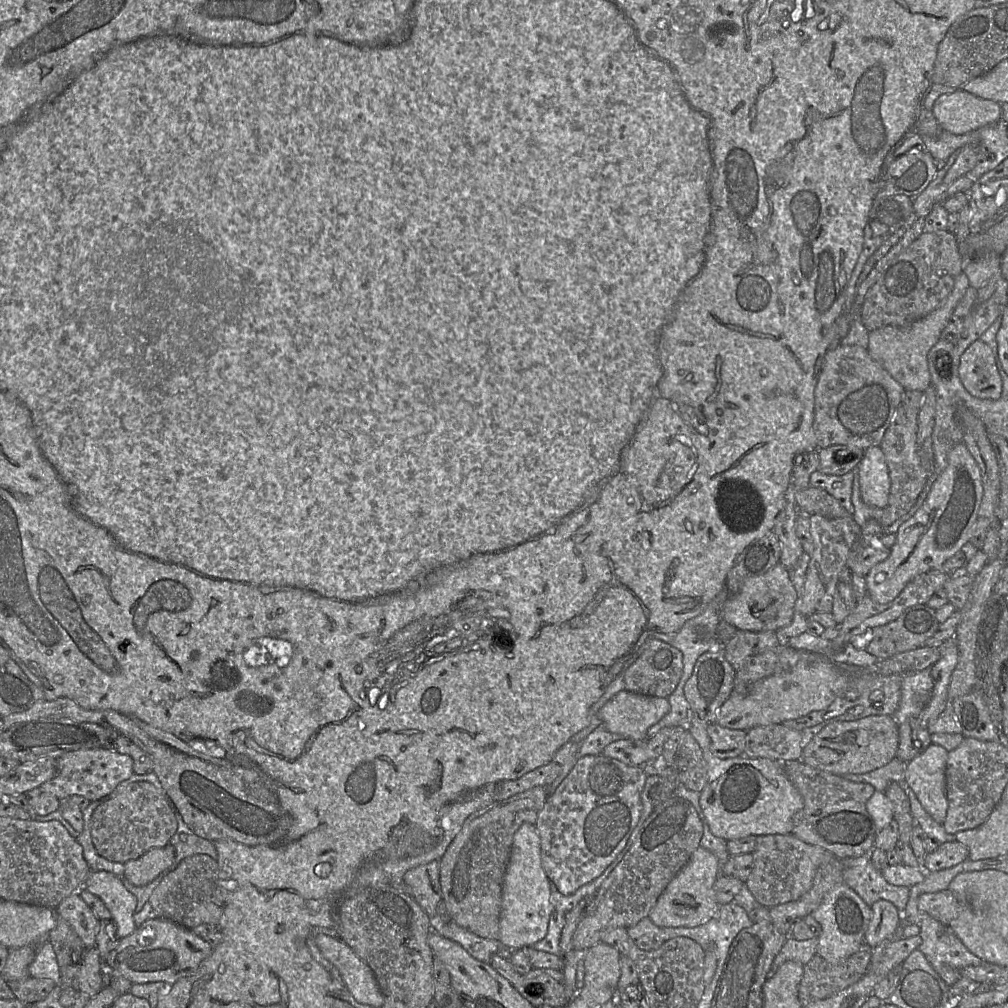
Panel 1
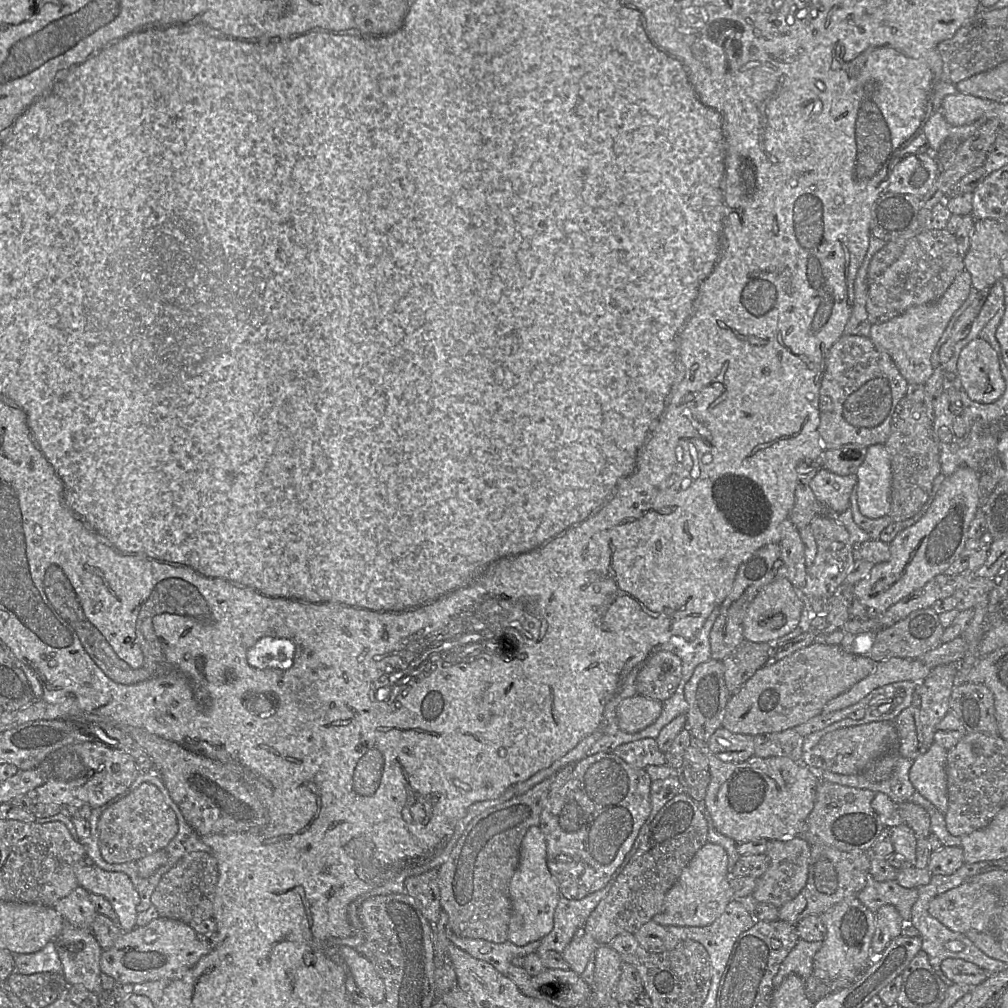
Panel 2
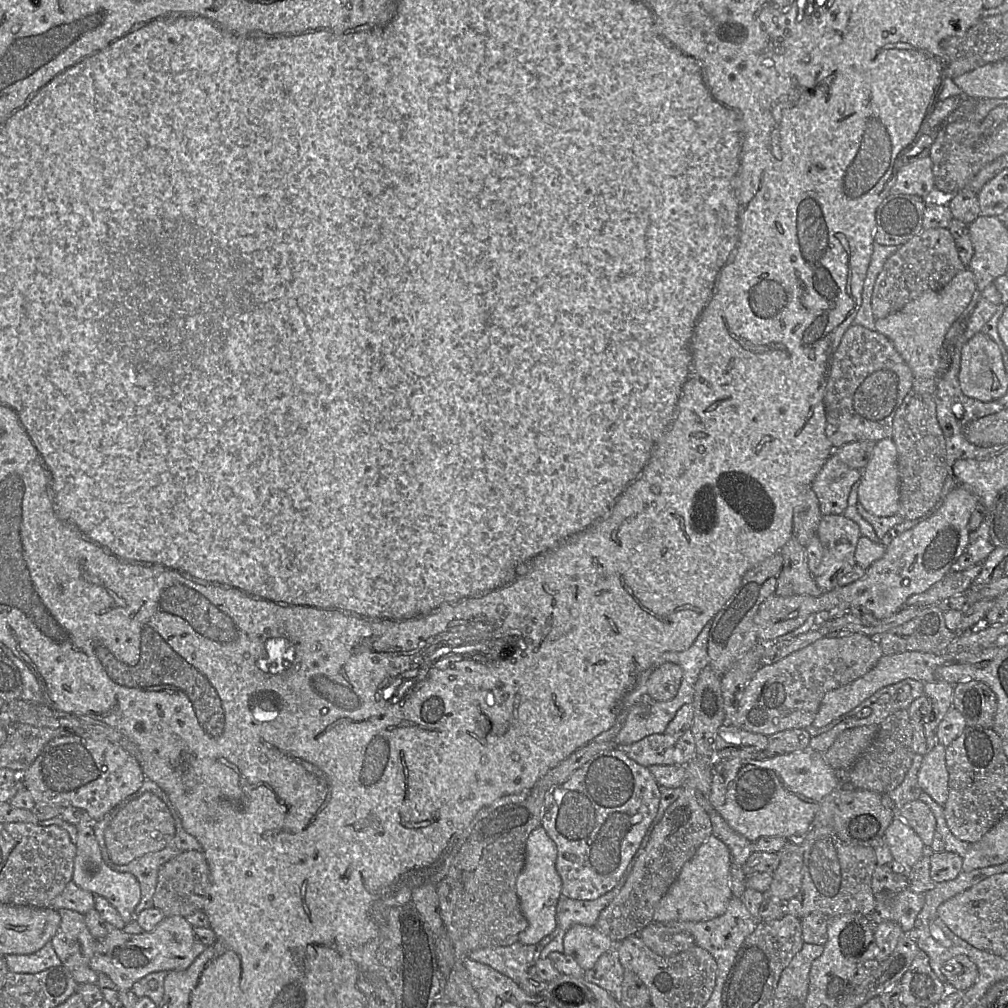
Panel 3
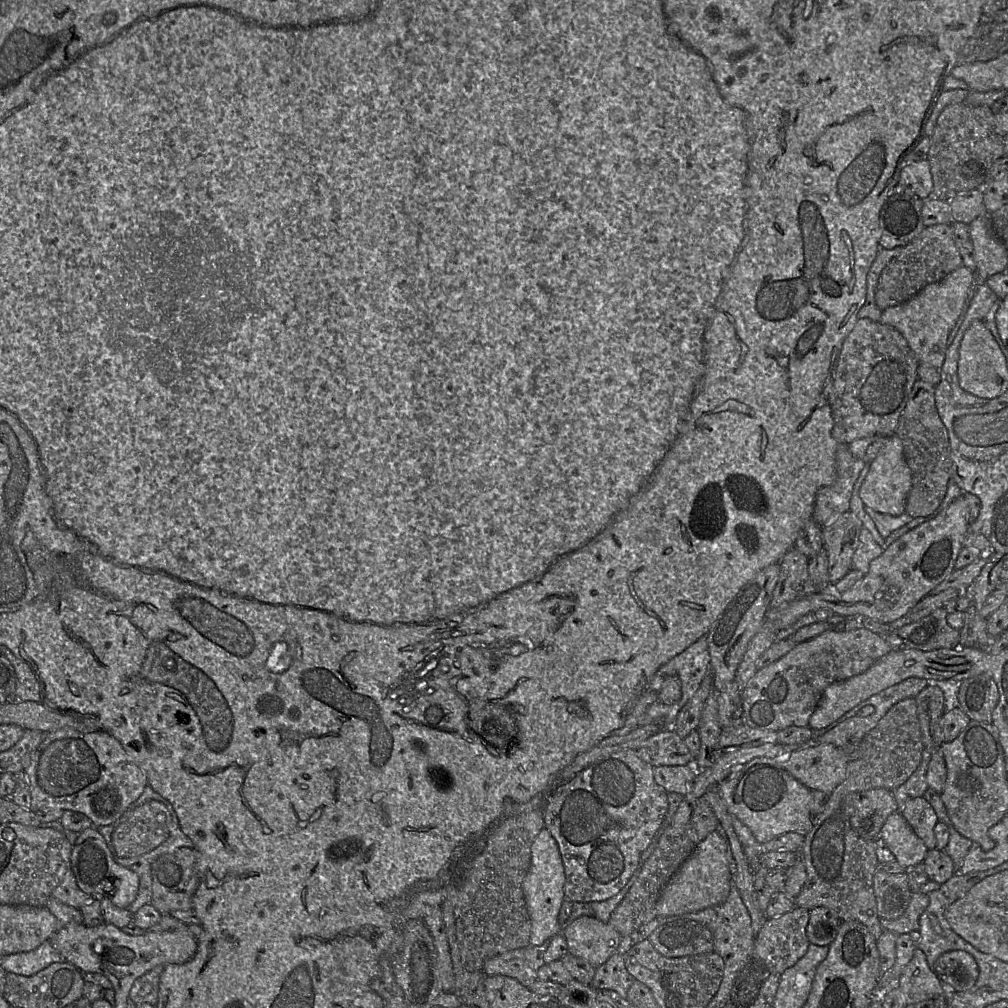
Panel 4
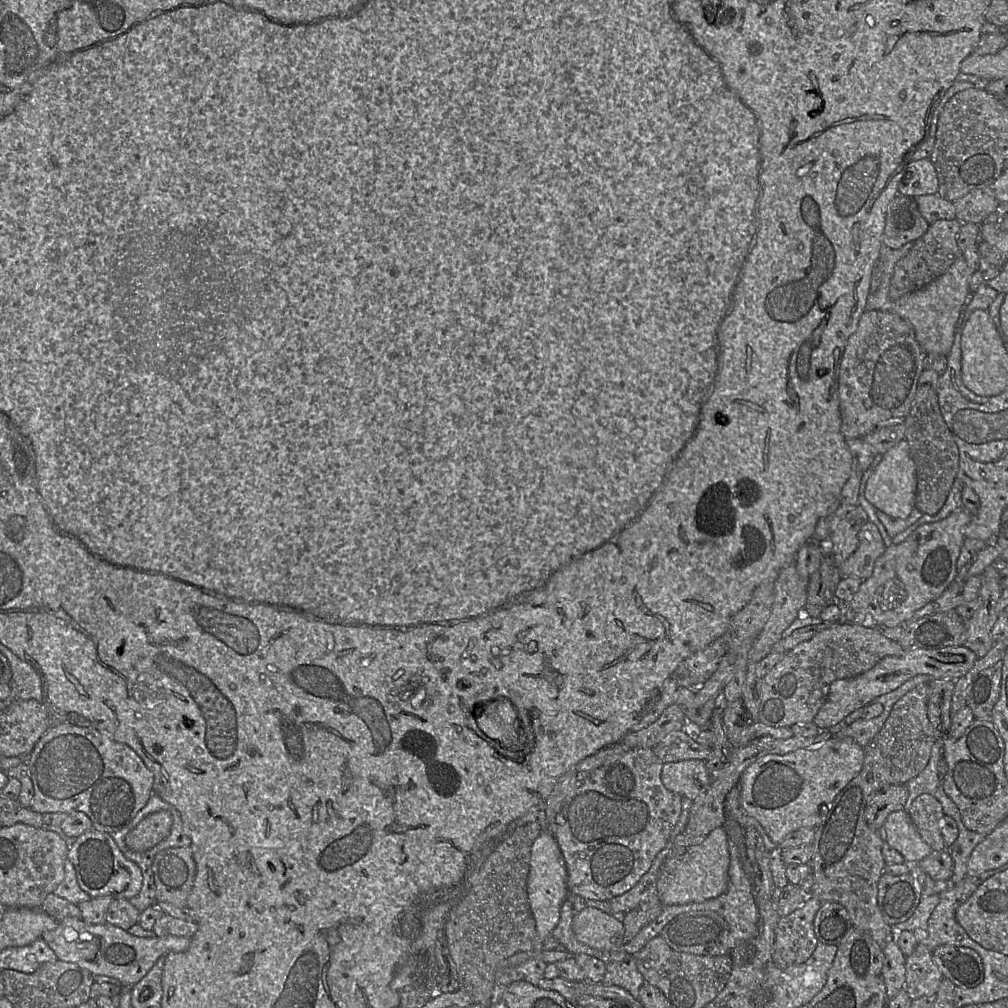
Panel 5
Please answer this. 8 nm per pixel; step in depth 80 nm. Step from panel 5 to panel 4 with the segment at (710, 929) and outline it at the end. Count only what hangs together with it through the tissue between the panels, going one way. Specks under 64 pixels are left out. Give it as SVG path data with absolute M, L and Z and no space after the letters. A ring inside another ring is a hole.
M685 918L660 925L648 939L656 951L667 958L714 952L710 930Z

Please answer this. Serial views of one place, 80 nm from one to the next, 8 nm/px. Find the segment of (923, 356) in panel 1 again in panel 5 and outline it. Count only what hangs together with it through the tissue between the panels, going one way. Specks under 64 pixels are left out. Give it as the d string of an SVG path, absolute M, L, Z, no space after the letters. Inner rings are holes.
M960 256L952 266L941 276L916 291L907 293L893 301L891 312L905 319L912 326L916 340L928 354L947 356L954 340L960 317L963 314L962 305L969 292L971 269L963 256Z

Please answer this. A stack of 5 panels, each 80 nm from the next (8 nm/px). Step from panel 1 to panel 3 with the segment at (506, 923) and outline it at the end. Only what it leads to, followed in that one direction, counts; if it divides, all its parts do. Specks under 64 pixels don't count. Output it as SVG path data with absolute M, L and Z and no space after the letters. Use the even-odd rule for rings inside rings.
M542 826L534 829L526 841L525 865L516 880L516 893L528 926L519 934L522 944L533 945L551 935L557 926L556 906L561 896L562 880L556 870L557 848Z

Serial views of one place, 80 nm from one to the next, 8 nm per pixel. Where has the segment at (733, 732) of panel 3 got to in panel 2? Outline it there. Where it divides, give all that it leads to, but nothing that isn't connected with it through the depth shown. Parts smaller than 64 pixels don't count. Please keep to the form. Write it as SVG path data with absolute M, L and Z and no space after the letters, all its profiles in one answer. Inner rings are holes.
M721 727L708 741L710 751L724 762L744 762L754 758L754 736L732 733Z

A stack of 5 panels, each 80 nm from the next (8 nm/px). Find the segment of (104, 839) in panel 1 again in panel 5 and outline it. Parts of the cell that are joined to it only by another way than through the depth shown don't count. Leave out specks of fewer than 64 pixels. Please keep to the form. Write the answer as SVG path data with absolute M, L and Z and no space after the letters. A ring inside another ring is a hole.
M169 811L151 813L127 833L125 844L133 851L145 852L169 835L171 824Z

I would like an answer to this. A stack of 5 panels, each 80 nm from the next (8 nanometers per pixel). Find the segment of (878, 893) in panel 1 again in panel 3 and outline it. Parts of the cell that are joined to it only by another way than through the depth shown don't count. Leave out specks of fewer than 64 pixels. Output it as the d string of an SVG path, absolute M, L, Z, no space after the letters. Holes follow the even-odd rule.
M907 888L894 897L892 904L875 903L873 913L867 918L874 925L883 921L897 922L903 932L907 932L914 928L924 903L924 893L915 893Z

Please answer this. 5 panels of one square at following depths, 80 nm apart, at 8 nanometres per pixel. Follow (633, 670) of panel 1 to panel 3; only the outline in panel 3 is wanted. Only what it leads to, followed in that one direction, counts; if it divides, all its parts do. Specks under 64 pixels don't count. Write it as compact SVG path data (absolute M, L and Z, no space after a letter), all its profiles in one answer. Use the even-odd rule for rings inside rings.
M666 662L656 667L647 680L647 695L651 700L670 701L678 693L683 677L682 668Z

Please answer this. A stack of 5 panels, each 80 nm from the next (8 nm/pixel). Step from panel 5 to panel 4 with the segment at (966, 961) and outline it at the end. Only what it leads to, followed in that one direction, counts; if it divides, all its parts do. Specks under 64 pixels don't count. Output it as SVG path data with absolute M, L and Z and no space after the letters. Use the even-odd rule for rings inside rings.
M962 950L943 953L934 965L934 972L943 983L943 993L967 991L979 975L973 956Z

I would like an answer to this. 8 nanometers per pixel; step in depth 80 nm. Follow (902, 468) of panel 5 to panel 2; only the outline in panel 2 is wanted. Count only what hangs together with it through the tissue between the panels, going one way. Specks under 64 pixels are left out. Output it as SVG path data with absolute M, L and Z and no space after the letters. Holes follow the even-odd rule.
M884 444L867 448L856 475L857 502L861 513L869 518L888 515L891 508L892 472L890 455Z

